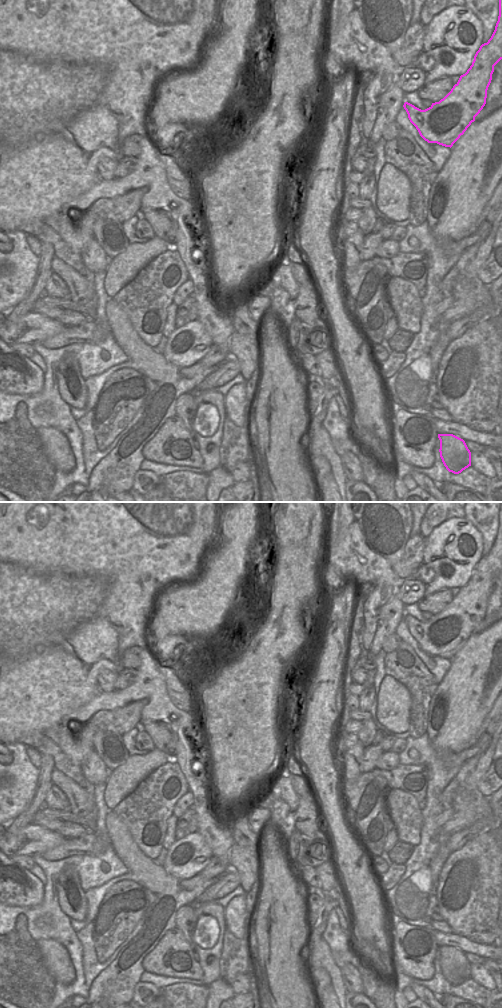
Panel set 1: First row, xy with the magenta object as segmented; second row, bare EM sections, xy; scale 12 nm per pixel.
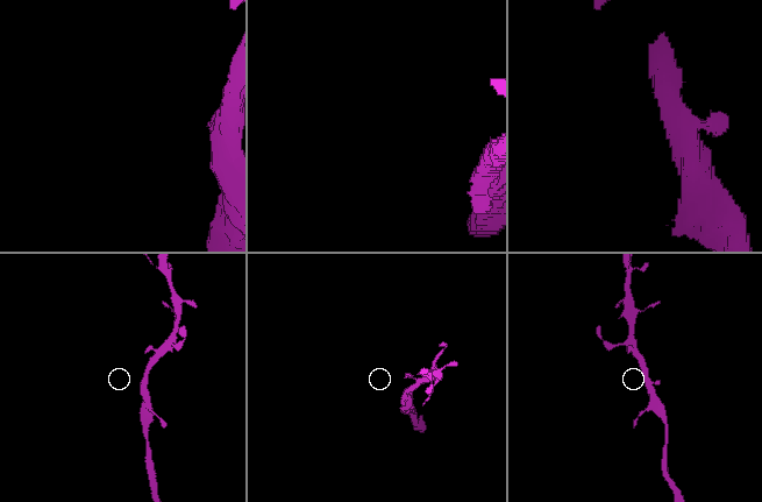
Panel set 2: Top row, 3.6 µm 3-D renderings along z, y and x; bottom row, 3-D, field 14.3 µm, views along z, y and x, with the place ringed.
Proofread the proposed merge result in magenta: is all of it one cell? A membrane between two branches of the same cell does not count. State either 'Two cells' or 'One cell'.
One cell.

